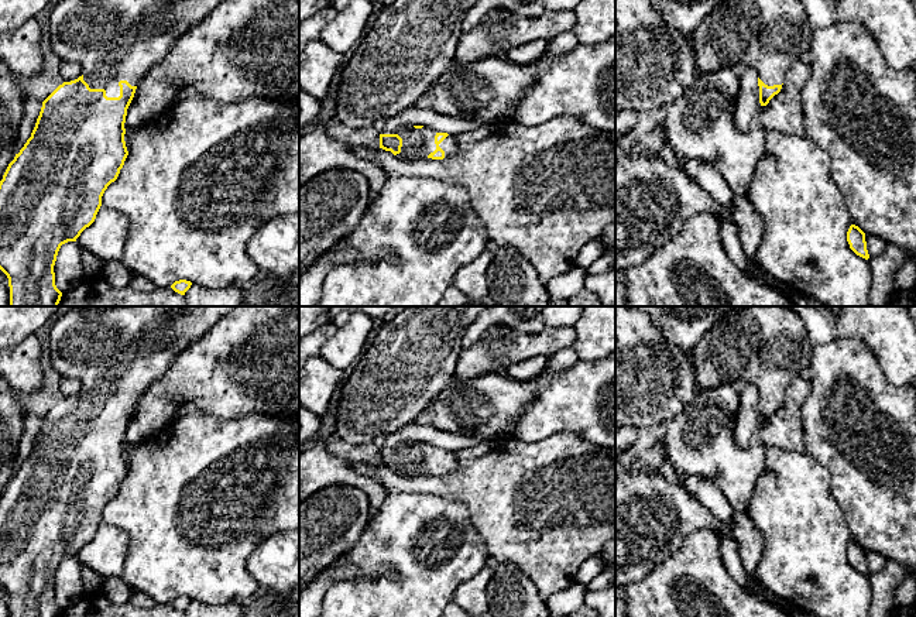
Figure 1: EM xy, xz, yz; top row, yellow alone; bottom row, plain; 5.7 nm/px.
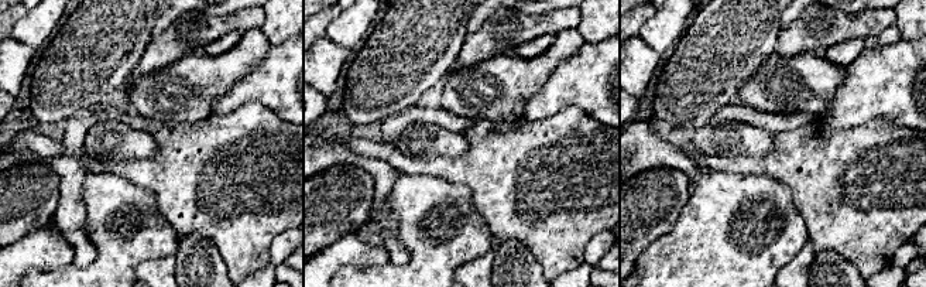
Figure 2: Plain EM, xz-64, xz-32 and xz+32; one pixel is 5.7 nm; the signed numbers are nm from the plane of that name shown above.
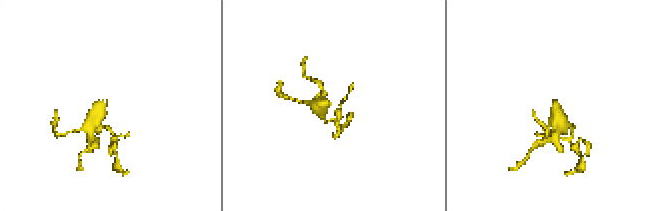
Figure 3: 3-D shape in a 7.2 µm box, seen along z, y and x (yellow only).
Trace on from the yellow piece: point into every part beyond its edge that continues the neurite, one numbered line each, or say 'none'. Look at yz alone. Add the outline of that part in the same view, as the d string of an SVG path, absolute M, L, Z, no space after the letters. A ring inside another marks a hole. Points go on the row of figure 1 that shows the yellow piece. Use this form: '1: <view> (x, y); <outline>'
1: yz (767, 36); M723 0L696 27L692 48L697 69L720 69L733 62L749 66L768 86L782 85L793 61L806 56L813 30L800 0Z

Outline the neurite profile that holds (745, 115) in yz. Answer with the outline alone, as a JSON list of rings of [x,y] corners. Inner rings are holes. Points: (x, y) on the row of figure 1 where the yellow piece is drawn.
[[[738,66],[740,92],[734,109],[734,126],[738,131],[751,133],[758,128],[759,86],[758,73],[749,66]]]

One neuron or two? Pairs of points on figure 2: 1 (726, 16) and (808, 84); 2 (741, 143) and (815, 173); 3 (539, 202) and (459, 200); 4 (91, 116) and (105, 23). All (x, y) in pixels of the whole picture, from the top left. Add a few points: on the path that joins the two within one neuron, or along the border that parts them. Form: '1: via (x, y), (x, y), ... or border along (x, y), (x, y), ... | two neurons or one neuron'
1: border along (774, 51), (750, 78) | two neurons
2: border along (729, 154), (747, 156) | two neurons
3: border along (446, 180), (470, 190), (474, 208), (490, 228) | two neurons
4: border along (92, 108), (65, 120) | two neurons

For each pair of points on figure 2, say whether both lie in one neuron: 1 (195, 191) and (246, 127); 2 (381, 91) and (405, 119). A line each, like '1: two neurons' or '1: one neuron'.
1: one neuron
2: two neurons

